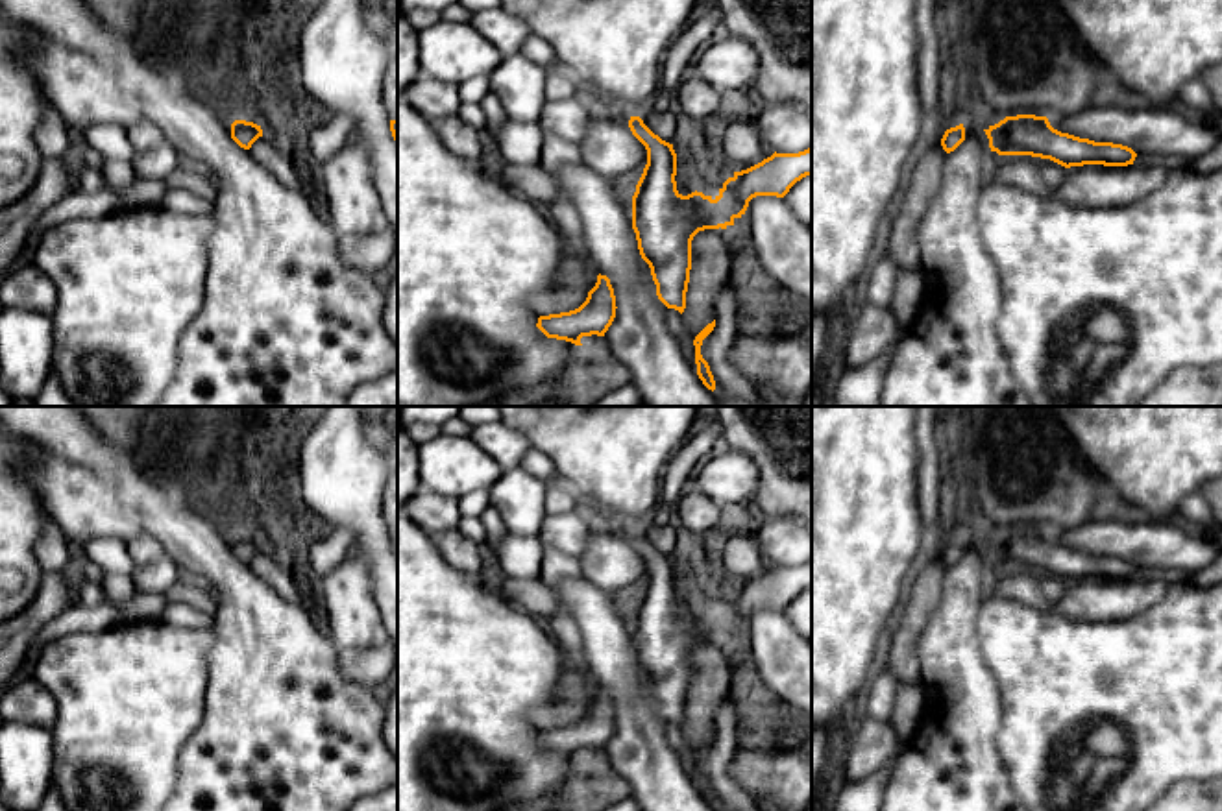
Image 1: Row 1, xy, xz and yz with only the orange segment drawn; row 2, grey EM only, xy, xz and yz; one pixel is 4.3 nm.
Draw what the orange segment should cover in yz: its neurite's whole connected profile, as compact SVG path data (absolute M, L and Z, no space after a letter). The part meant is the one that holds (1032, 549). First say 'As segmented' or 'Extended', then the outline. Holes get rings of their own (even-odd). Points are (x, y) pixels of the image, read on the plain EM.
As segmented. M1006 530L984 543L991 565L998 569L1032 569L1065 582L1083 578L1128 580L1137 567L1122 558L1094 556L1054 543L1046 530Z

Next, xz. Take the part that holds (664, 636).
Extended. M595 510L593 515L597 525L601 525L605 530L614 536L627 538L632 549L647 563L647 578L632 610L632 643L636 647L640 669L651 682L658 713L667 722L675 722L682 728L686 722L693 650L704 643L727 643L728 639L734 639L734 634L745 628L749 615L756 610L784 611L797 595L812 589L812 560L799 567L775 565L762 576L747 584L734 586L734 589L723 597L715 611L704 610L697 604L682 610L677 604L675 595L677 567L673 558L654 549L640 530L630 530L623 514L614 510Z

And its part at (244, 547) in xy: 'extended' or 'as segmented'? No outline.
as segmented

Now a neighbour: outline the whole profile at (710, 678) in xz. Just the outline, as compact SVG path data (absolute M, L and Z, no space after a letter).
M714 643L699 645L691 654L691 684L686 706L684 739L691 754L712 737L712 715L721 700L736 691L736 680L727 654L717 652Z

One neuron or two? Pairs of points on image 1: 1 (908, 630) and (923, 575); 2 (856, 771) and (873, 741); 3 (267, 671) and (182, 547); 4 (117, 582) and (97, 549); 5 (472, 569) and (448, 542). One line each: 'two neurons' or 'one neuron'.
1: one neuron
2: one neuron
3: one neuron
4: two neurons
5: one neuron

